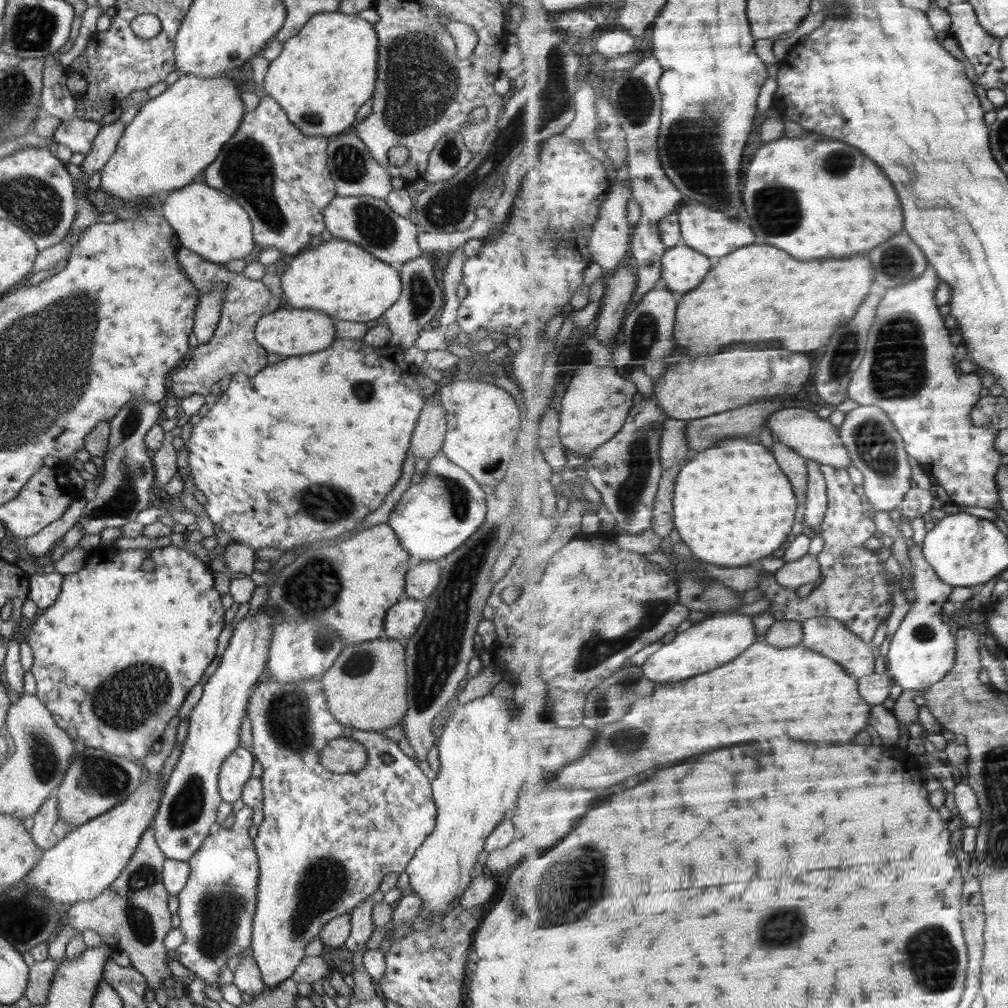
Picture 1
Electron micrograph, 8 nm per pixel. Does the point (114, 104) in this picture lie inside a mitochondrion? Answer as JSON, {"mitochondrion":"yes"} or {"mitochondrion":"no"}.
{"mitochondrion":"no"}

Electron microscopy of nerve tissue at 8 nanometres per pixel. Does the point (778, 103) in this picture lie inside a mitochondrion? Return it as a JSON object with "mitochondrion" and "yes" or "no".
{"mitochondrion":"no"}

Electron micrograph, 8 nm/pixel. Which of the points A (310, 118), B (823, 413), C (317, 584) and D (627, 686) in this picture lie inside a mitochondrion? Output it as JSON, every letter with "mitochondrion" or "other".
{"A":"mitochondrion","B":"other","C":"mitochondrion","D":"mitochondrion"}

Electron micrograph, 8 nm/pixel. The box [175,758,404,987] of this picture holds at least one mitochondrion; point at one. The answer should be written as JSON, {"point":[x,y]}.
{"point":[220,909]}

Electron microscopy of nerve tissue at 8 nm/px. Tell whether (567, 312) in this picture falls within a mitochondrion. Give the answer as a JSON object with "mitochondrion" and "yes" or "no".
{"mitochondrion":"no"}

